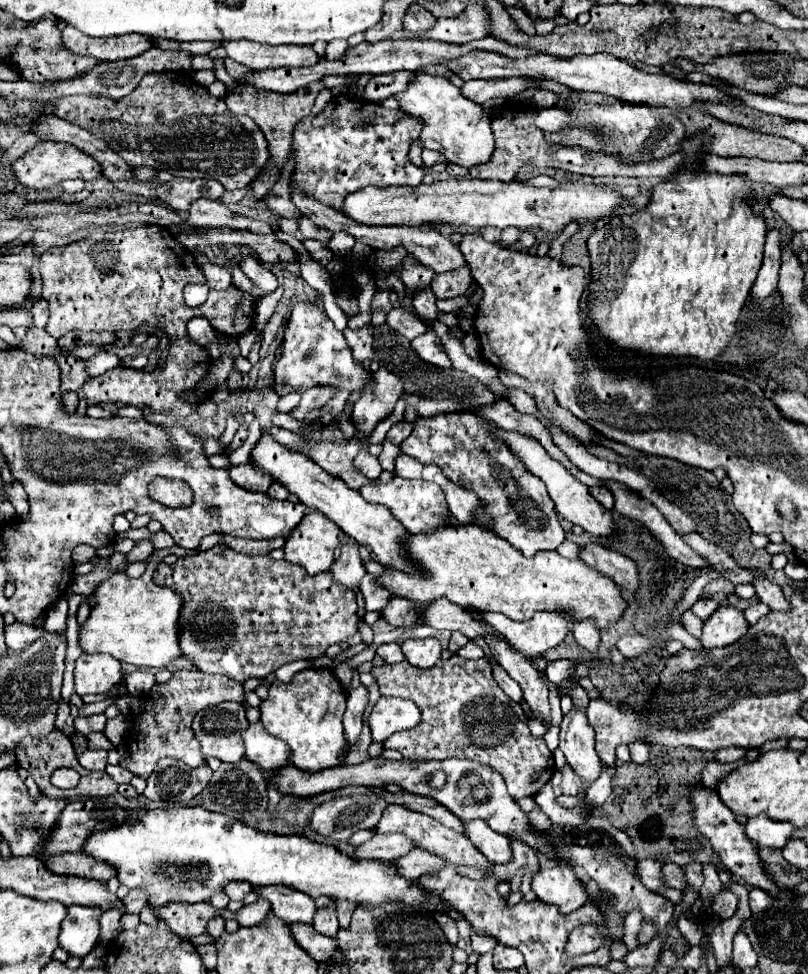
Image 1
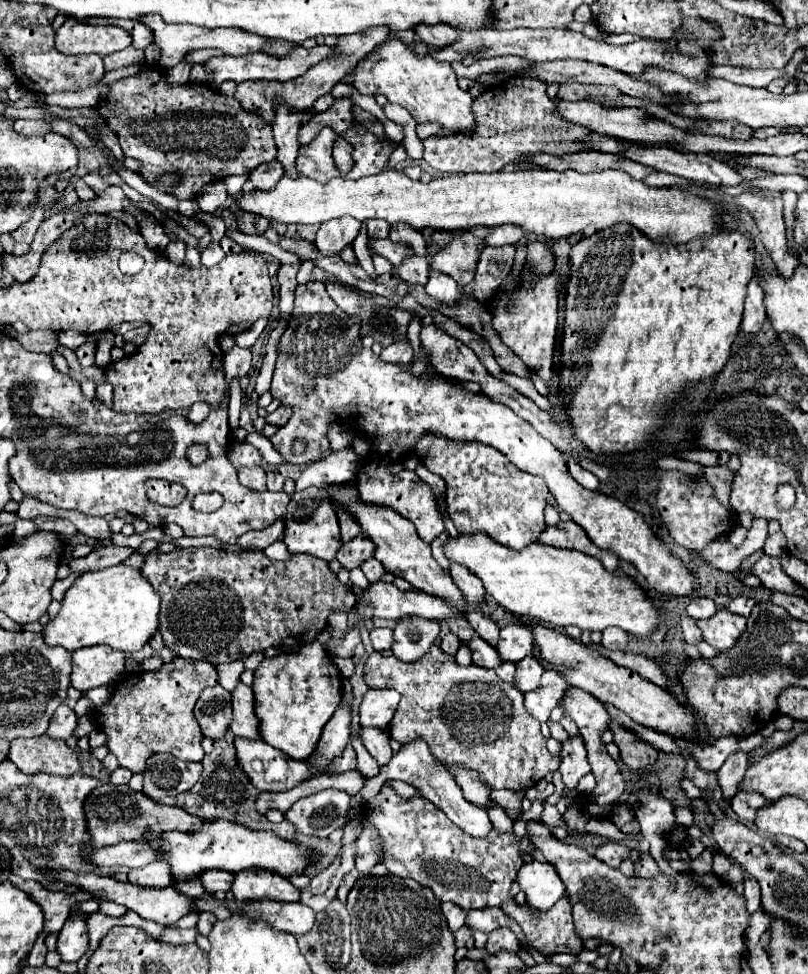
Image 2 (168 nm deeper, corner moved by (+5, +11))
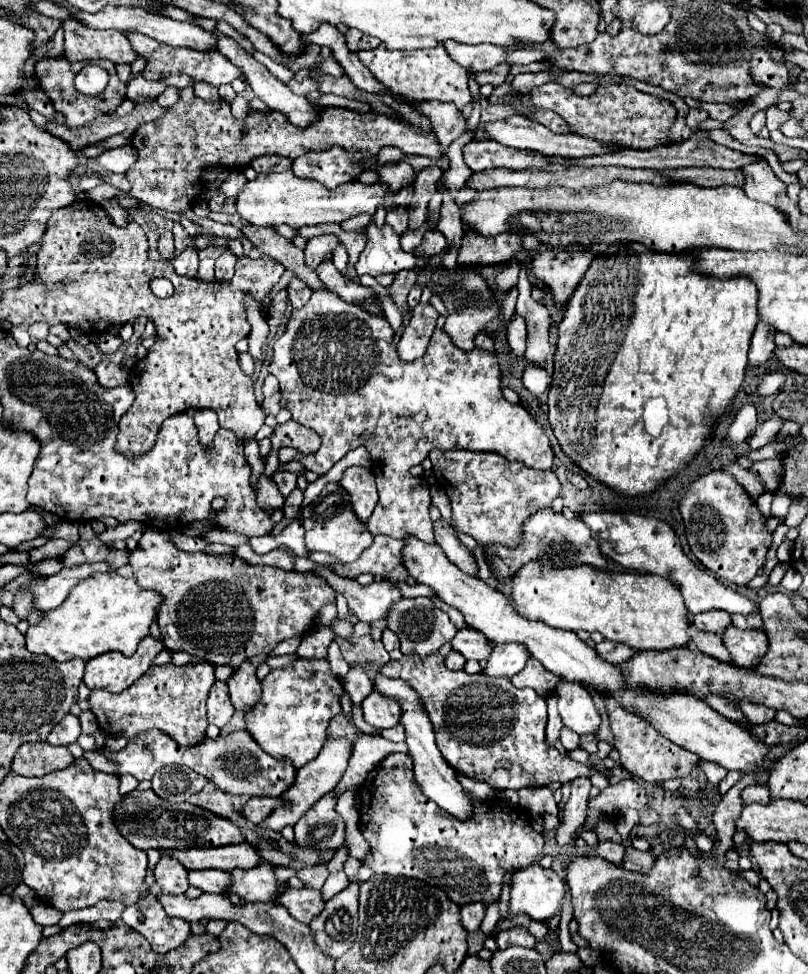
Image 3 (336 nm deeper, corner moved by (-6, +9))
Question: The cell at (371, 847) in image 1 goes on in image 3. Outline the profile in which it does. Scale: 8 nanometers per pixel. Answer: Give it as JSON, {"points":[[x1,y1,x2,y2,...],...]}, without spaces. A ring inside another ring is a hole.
{"points":[[286,889,278,901,278,905,284,905,288,909,288,913,302,921,302,923,310,923,324,907,324,901,322,901,322,893,320,891,314,891,314,889]]}

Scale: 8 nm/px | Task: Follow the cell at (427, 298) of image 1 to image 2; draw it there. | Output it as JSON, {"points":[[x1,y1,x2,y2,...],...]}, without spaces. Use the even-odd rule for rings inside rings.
{"points":[[407,257,397,269,399,277,413,285,427,285,429,279,429,263,425,257]]}

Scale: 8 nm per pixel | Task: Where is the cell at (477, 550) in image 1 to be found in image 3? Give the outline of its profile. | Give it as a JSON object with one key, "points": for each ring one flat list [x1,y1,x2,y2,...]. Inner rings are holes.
{"points":[[494,563,502,587,512,597,518,613,526,619,544,621,550,627,566,631,598,631,604,639,624,643,632,649,666,651,684,647,690,641,690,619,678,587,660,575,646,573,612,573,596,567,542,567,528,563,510,579,504,563]]}

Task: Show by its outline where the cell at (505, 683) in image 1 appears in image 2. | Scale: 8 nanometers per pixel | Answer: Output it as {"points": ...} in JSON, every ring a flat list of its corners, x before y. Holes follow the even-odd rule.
{"points":[[473,637,471,641,463,641,471,653,473,653,473,663,485,669,497,669,501,665,499,653,495,651,495,647,491,647,487,641,483,641,481,637]]}

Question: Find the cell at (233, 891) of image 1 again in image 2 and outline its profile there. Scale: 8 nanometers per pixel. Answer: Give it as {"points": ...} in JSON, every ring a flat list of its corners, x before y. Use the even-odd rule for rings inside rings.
{"points":[[211,869,207,873,203,873,203,877,199,877,207,889,207,893,217,893,217,891,229,891,231,885,233,885,233,873,229,871,217,871,217,869]]}

